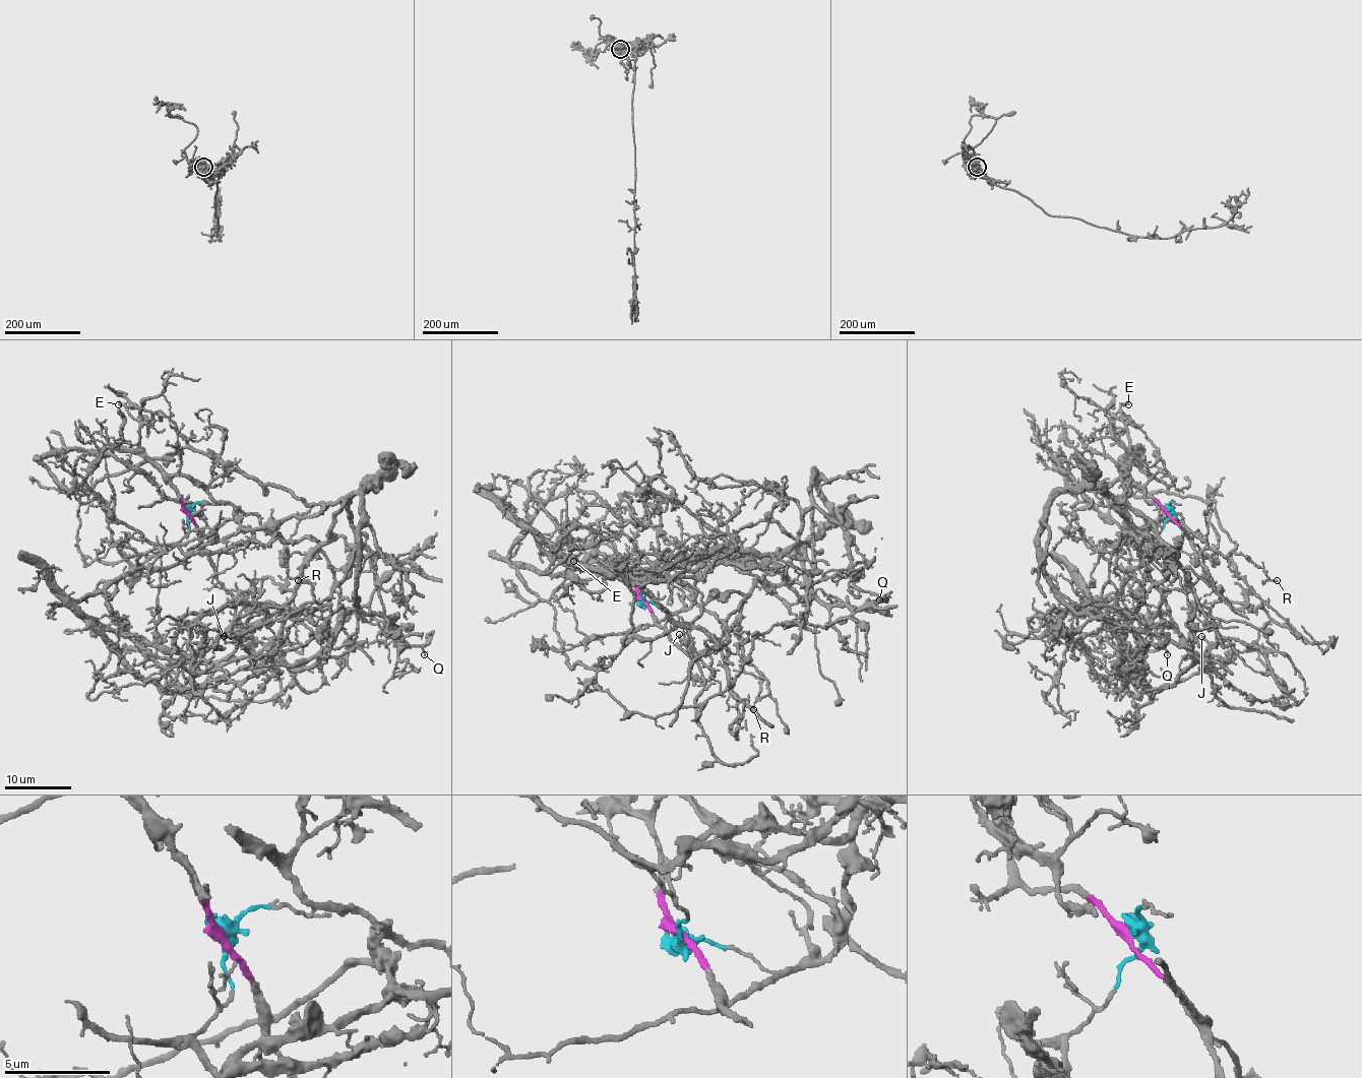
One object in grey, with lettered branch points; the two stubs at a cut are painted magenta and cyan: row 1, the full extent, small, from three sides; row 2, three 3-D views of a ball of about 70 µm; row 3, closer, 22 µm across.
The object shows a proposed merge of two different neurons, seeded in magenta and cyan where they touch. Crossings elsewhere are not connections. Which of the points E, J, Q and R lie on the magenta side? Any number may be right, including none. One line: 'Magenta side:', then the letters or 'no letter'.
Magenta side: E, J, R

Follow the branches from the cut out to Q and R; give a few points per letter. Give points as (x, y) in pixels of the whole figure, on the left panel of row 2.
Q: (187, 512), (186, 552), (315, 515), (374, 484), (364, 494), (357, 605), (382, 613), (397, 641), (424, 654)
R: (187, 512), (171, 480), (176, 476), (187, 476), (218, 500), (256, 515), (290, 556), (308, 556), (298, 580)

